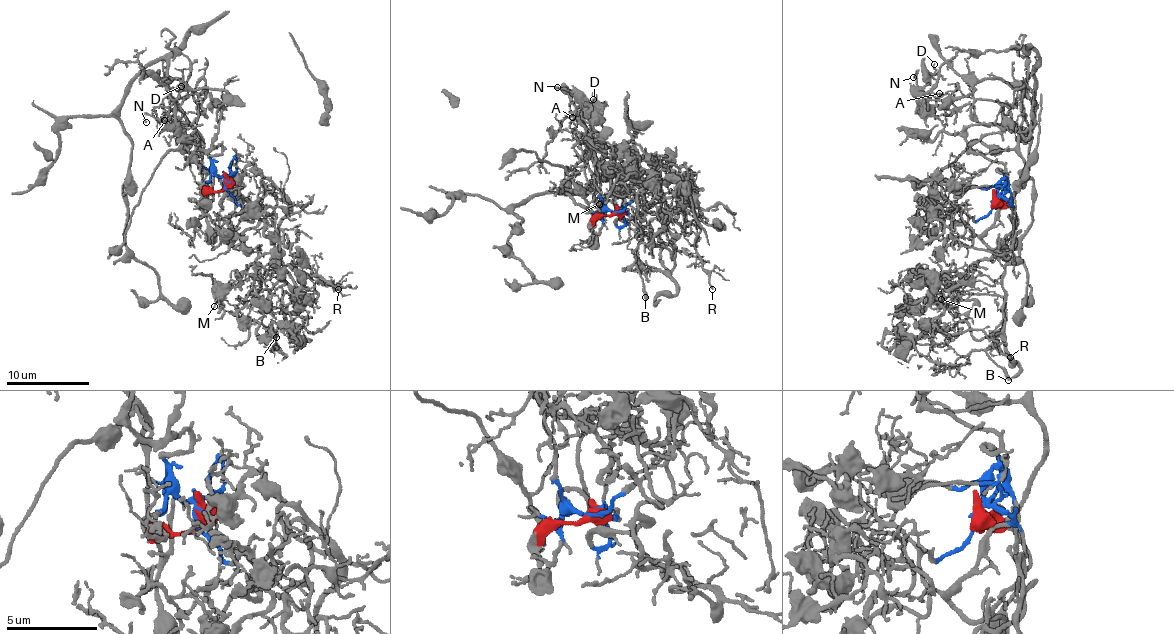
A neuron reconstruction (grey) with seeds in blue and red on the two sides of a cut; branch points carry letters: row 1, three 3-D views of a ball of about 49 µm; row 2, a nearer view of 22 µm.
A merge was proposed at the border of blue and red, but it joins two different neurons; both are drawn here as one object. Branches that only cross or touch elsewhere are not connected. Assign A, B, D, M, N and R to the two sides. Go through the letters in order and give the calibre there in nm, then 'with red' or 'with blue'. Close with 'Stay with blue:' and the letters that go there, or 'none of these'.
A: 160 nm thick; with blue
B: 320 nm thick; with blue
D: 130 nm thick; with blue
M: 130 nm thick; with blue
N: 140 nm thick; with blue
R: 150 nm thick; with blue
Stay with blue: A, B, D, M, N, R

